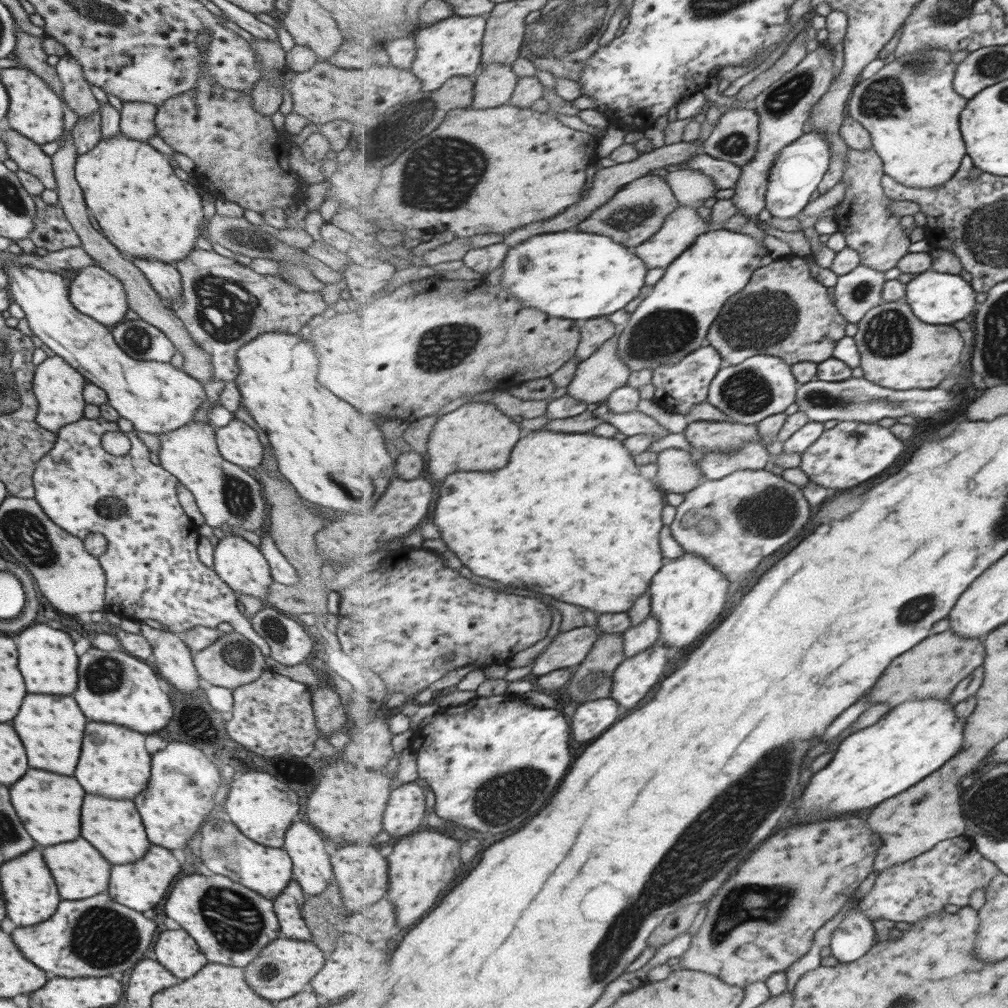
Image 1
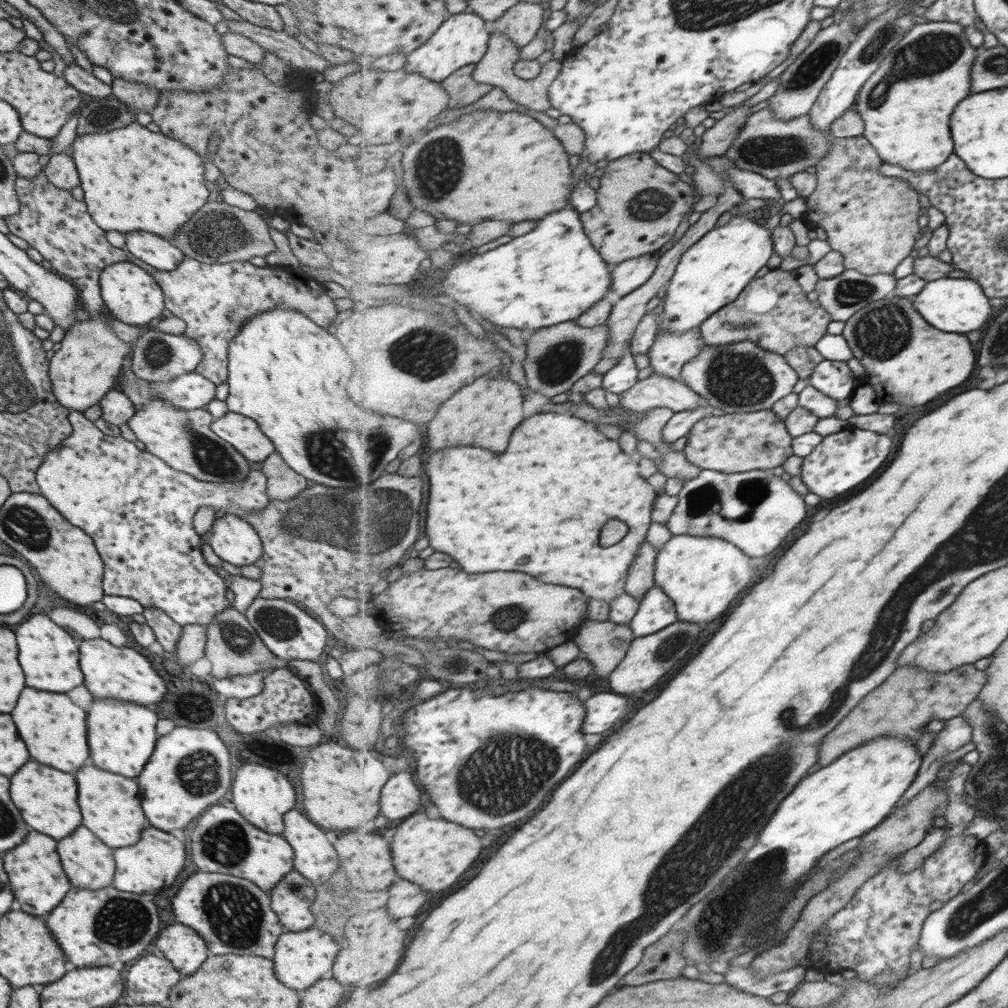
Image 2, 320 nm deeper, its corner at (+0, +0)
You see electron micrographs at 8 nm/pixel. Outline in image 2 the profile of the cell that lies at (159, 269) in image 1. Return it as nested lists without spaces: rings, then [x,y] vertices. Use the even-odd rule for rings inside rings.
[[[140,230],[126,232],[124,243],[126,250],[137,260],[161,272],[173,270],[184,257],[171,242],[150,232]]]

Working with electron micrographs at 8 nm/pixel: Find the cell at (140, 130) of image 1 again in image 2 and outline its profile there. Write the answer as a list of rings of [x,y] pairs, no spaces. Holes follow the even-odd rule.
[[[117,77],[112,78],[110,91],[111,96],[120,100],[133,113],[138,110],[149,113],[160,95],[157,89],[150,89],[143,83],[129,82]]]

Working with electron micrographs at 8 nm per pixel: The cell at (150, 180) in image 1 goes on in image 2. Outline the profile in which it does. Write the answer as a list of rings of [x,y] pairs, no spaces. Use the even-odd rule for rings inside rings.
[[[136,122],[97,134],[76,135],[69,156],[74,162],[83,202],[91,220],[104,231],[145,231],[169,241],[172,234],[207,203],[210,185],[203,178],[201,157],[191,147],[160,132],[151,132]]]

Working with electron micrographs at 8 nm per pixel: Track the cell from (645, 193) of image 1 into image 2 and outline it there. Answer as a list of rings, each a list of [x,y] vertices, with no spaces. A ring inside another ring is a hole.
[[[647,152],[633,153],[610,161],[604,171],[600,180],[601,186],[597,189],[597,206],[580,215],[586,233],[590,235],[599,254],[602,254],[609,264],[616,266],[627,260],[666,249],[673,240],[677,228],[681,226],[685,216],[688,216],[687,212],[694,208],[694,188],[683,182],[677,174],[669,172],[659,162],[655,162]]]

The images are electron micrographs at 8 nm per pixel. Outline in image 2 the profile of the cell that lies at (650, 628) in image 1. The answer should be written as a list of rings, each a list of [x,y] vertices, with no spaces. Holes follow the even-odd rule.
[[[656,584],[642,598],[639,610],[629,625],[636,637],[644,637],[666,629],[677,621],[679,617],[675,601]]]

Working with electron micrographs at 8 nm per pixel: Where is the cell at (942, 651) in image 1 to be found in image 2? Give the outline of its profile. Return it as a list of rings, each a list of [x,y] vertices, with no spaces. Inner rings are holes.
[[[973,664],[959,666],[950,672],[927,672],[916,666],[901,666],[895,674],[854,708],[819,745],[819,766],[825,768],[849,750],[855,750],[880,736],[909,736],[919,740],[919,728],[931,720],[944,722],[961,716],[988,683],[985,672],[979,673]]]

